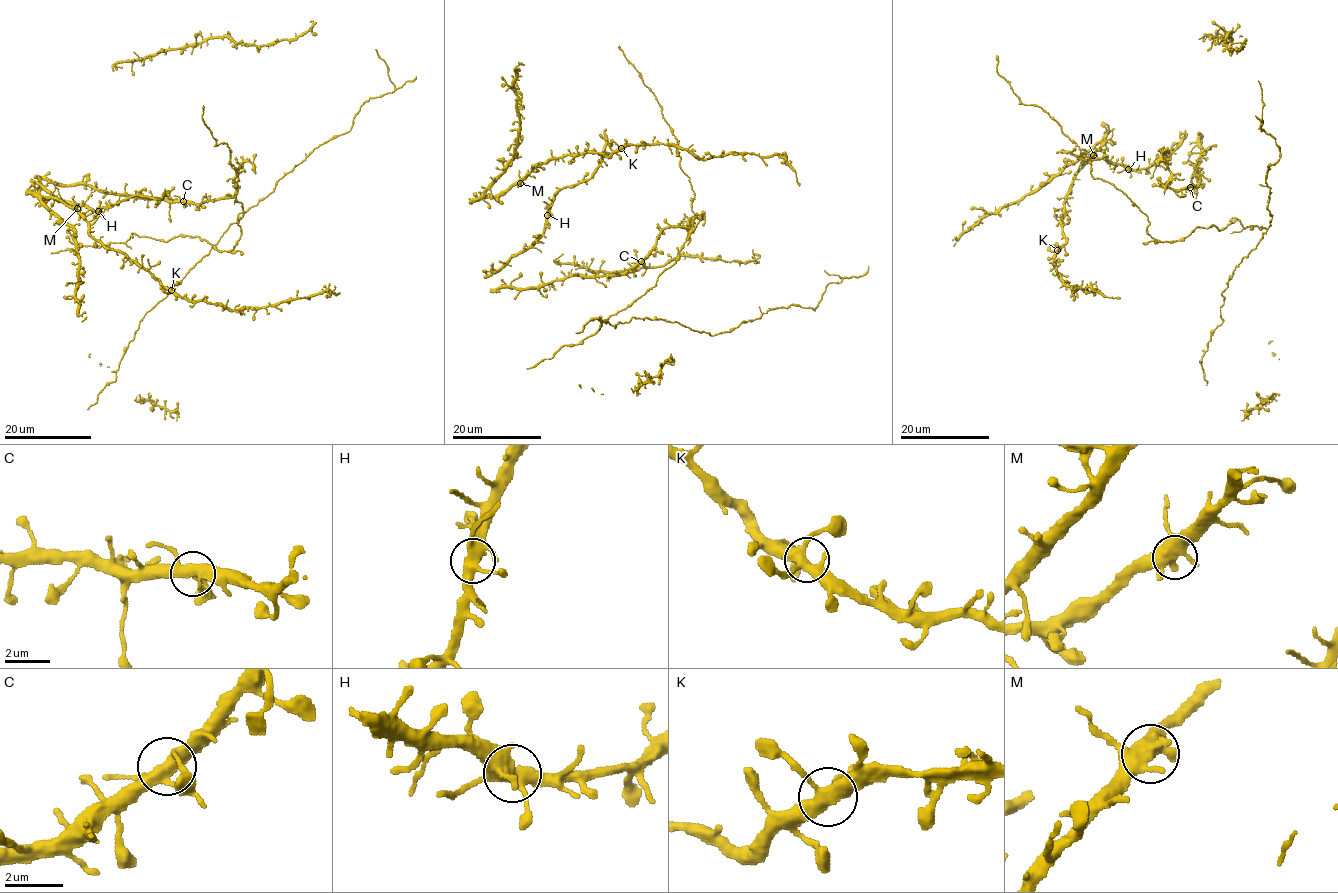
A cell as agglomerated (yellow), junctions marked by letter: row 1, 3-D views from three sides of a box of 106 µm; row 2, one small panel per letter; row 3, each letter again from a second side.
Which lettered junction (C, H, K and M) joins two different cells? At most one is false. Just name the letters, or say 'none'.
none

